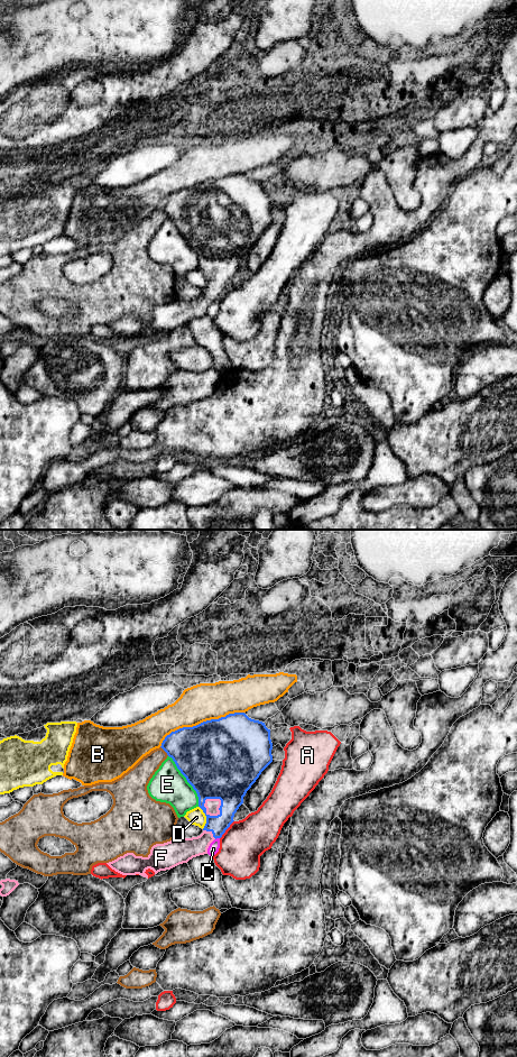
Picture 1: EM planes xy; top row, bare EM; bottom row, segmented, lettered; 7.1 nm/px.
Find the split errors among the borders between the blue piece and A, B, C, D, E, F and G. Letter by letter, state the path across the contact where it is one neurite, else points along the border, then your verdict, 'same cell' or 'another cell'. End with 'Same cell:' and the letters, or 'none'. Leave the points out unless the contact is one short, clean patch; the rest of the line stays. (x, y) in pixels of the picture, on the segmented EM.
A: another cell
B: another cell
C: another cell
D: another cell
E: another cell
F: way xy (228, 778), (220, 790), (220, 811), (212, 806); same cell
G: another cell
Same cell: F

